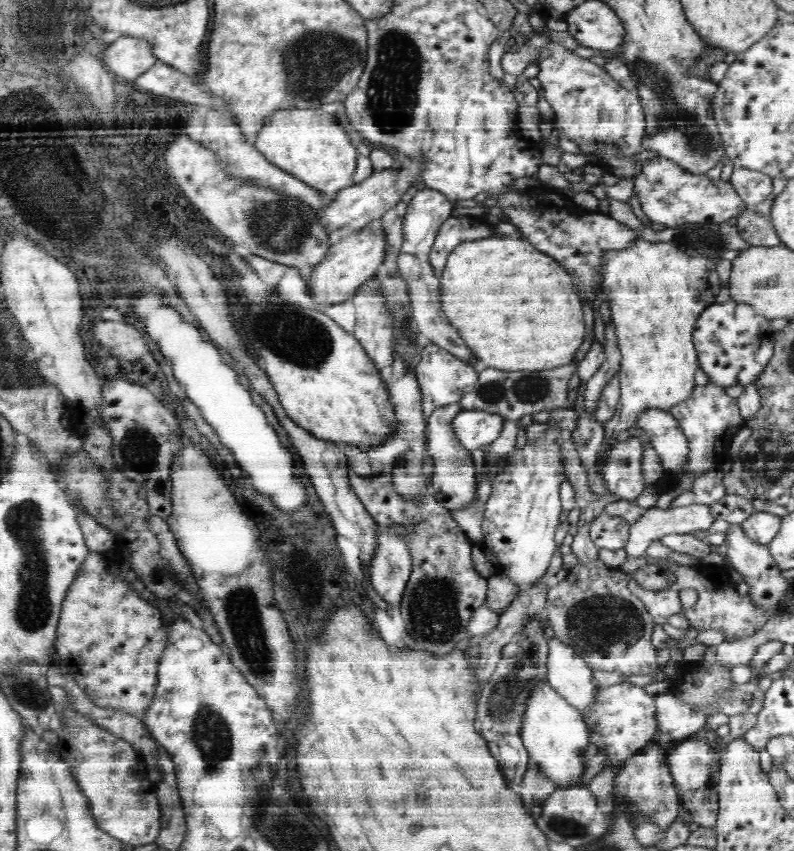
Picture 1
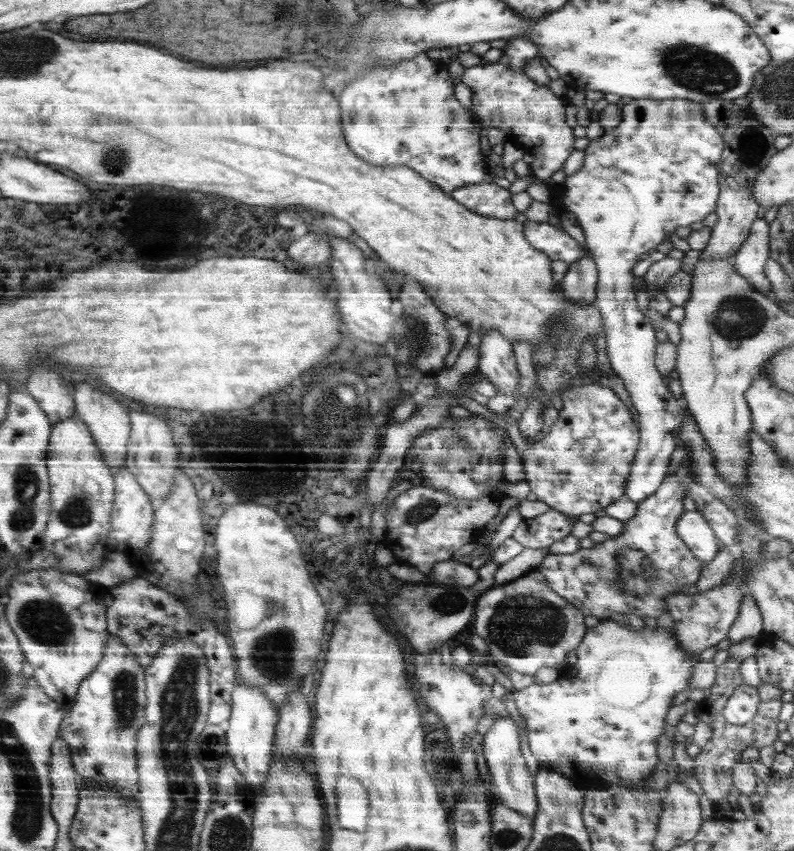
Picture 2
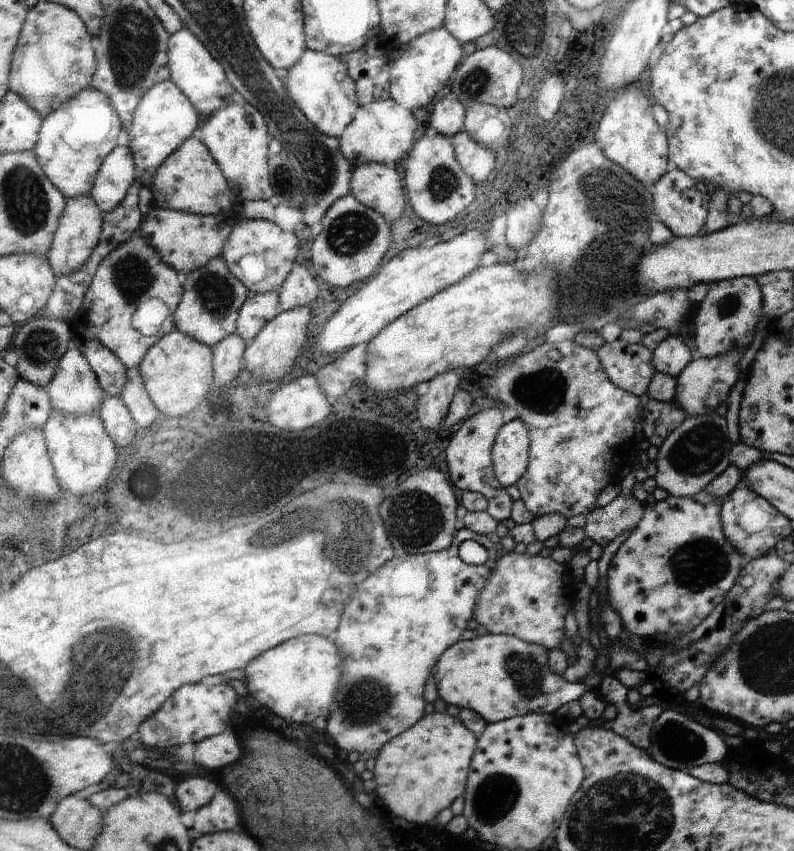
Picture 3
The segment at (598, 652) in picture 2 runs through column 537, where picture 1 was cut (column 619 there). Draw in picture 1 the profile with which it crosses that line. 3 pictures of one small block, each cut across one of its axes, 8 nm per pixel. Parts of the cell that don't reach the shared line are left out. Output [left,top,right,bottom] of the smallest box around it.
[584,682,656,764]

